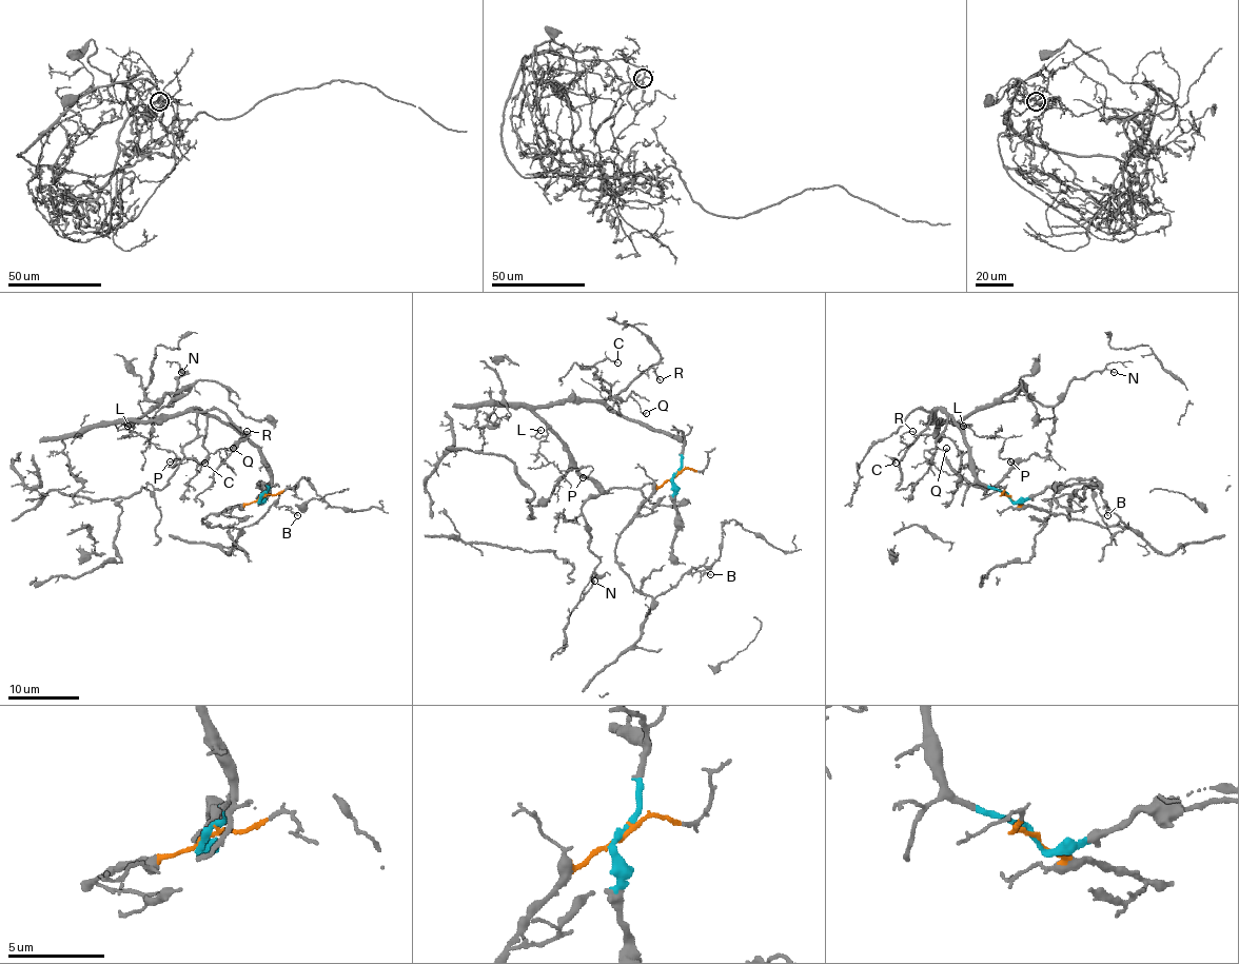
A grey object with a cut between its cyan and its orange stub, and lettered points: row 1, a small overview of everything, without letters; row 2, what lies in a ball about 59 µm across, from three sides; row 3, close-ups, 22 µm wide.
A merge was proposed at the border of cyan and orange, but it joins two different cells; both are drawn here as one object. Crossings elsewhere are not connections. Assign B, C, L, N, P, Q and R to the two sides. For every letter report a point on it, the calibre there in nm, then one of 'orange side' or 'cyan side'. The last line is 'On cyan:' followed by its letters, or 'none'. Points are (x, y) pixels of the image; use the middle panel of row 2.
B: at (710, 574); 110 nm thick; orange side
C: at (617, 362); 120 nm thick; cyan side
L: at (541, 430); 120 nm thick; cyan side
N: at (594, 581); 140 nm thick; cyan side
P: at (583, 477); 160 nm thick; cyan side
Q: at (646, 413); 130 nm thick; cyan side
R: at (660, 379); 130 nm thick; cyan side
On cyan: C, L, N, P, Q, R

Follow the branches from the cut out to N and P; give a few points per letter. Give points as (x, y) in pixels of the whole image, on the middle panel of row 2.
N: (674, 474), (679, 439), (594, 401), (539, 406), (534, 414), (600, 491), (582, 515), (600, 561), (594, 582)
P: (674, 474), (679, 439), (594, 401), (539, 406), (547, 437), (537, 450), (561, 471), (591, 466), (582, 478)

